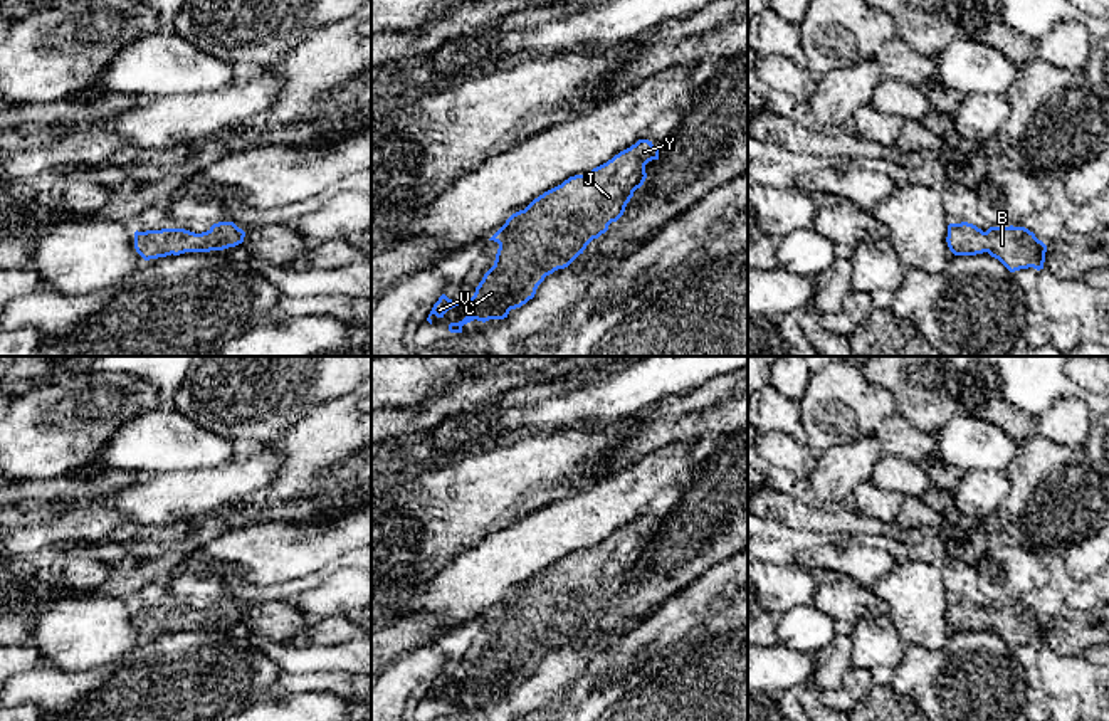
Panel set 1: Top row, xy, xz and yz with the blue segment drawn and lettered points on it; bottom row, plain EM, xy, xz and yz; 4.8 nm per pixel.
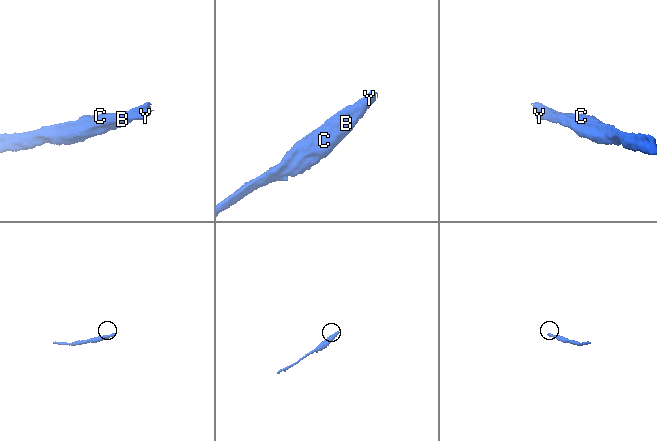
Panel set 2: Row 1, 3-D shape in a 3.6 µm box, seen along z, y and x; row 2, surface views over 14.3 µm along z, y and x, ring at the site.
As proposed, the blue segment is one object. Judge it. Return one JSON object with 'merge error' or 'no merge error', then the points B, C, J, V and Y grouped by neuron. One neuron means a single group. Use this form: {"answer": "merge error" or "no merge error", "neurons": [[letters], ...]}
{"answer": "no merge error", "neurons": [["B", "C", "J", "V", "Y"]]}

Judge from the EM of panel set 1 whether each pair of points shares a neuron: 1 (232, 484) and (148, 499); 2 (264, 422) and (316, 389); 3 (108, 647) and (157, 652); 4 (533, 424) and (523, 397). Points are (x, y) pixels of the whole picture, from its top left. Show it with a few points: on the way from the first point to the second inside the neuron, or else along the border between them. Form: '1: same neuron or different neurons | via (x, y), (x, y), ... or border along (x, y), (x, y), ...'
1: same neuron | via (212, 489), (168, 498)
2: same neuron | via (278, 409), (298, 389), (303, 389)
3: different neurons | border along (145, 637), (125, 656), (96, 666)
4: different neurons | border along (563, 395), (503, 409), (489, 422)

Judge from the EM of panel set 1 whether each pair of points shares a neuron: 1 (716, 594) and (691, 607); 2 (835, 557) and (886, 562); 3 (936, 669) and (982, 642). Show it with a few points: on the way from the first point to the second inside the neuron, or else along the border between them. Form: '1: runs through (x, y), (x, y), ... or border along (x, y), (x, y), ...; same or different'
1: runs through (709, 594), (698, 602); same
2: runs through (847, 560), (874, 562); same
3: runs through (948, 664), (958, 664), (970, 652); same

